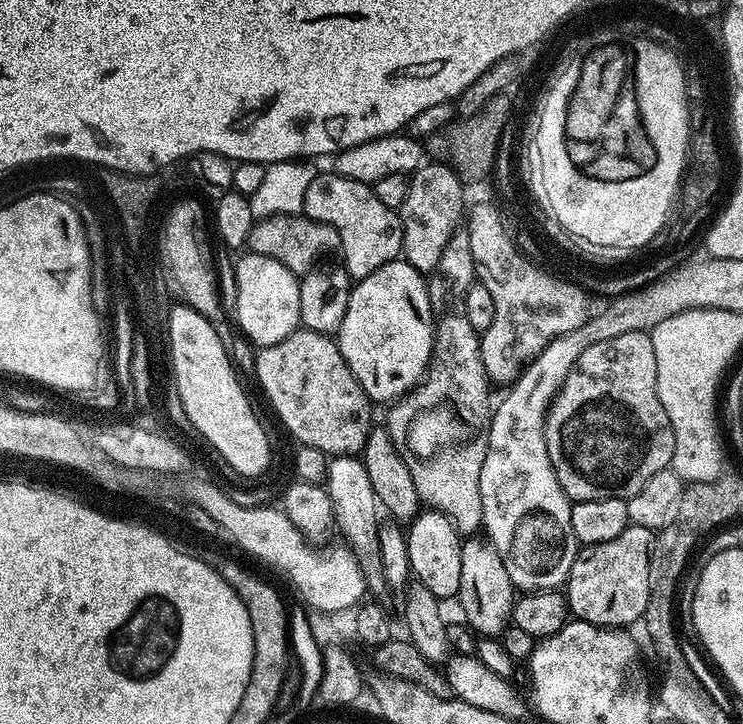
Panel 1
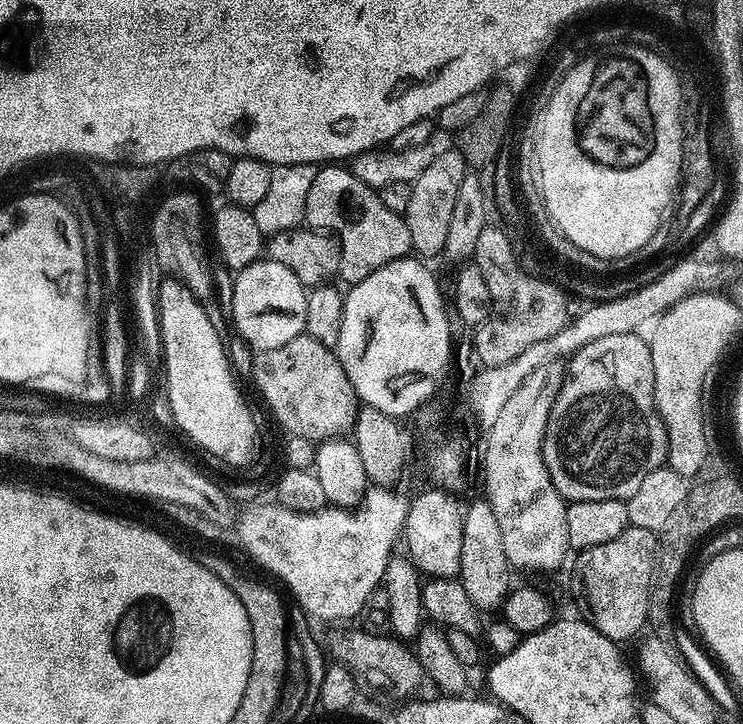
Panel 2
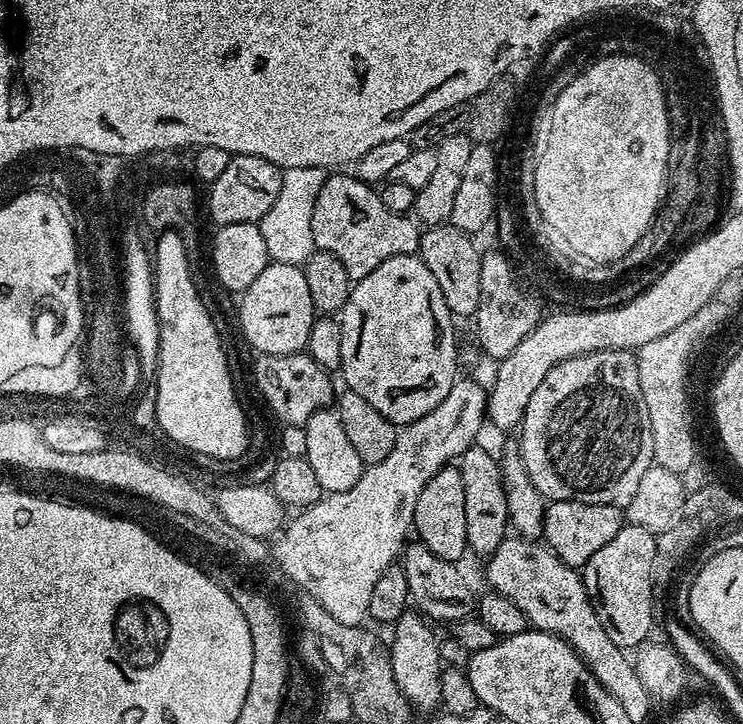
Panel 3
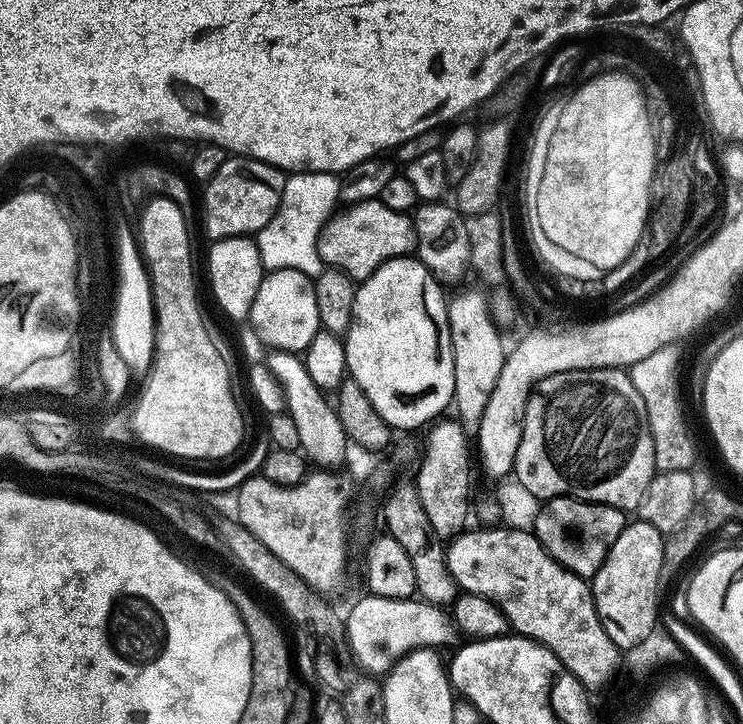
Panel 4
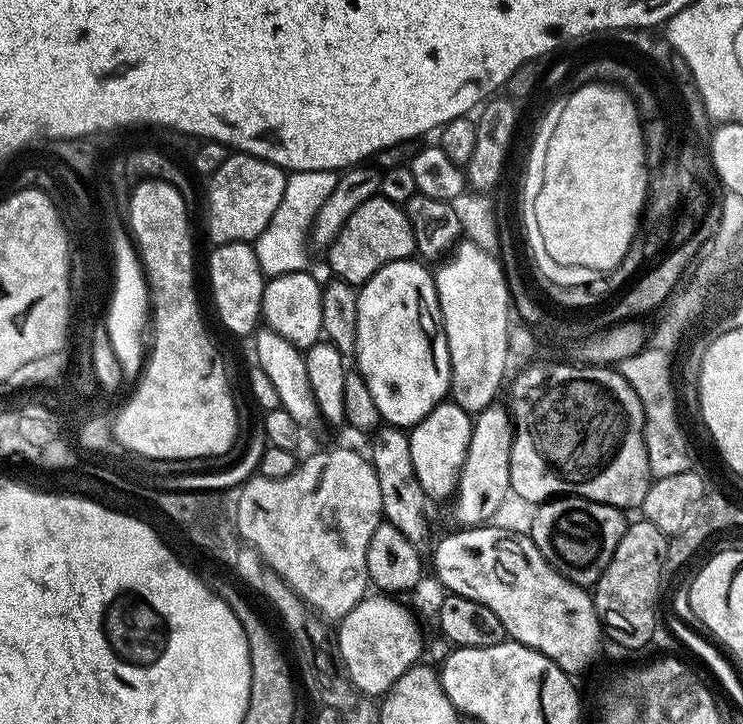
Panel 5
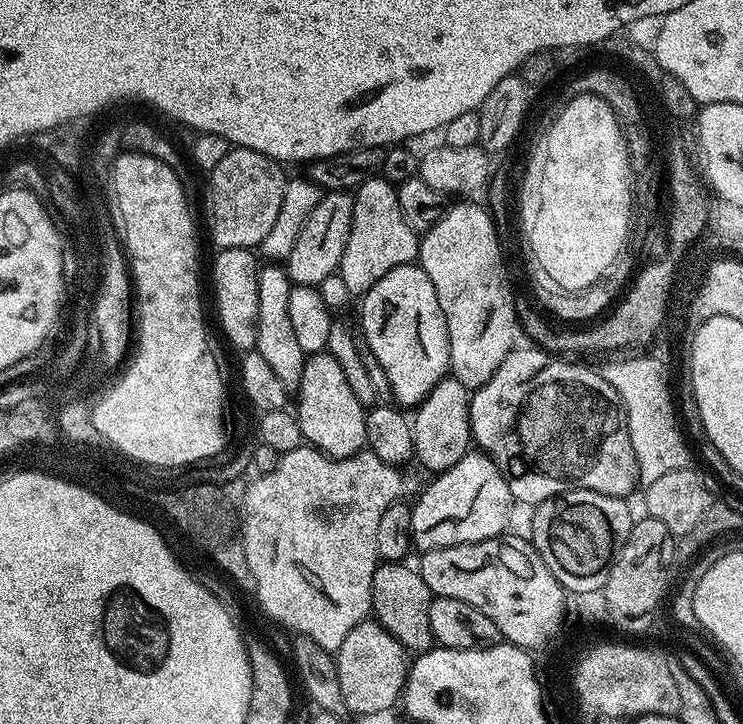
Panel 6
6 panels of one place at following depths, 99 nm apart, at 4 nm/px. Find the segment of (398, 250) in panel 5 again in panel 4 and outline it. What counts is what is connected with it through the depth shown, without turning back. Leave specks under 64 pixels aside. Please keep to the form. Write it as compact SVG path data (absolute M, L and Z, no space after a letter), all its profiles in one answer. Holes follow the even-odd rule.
M379 198L358 200L349 203L345 208L348 208L345 212L343 210L337 211L328 220L316 243L320 259L327 267L339 268L353 282L363 282L366 278L370 278L370 274L374 274L374 270L378 270L378 266L382 266L386 261L415 253L416 231L409 213L390 210L390 206L383 204Z

